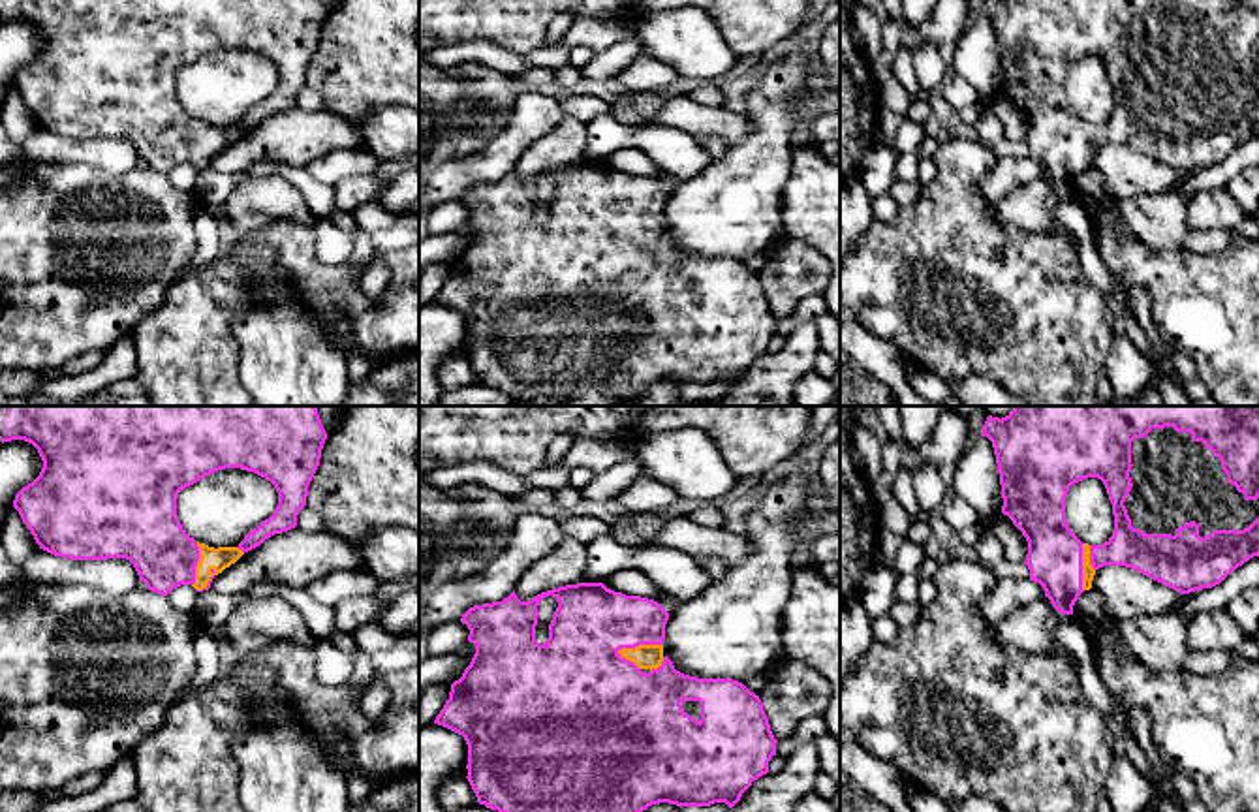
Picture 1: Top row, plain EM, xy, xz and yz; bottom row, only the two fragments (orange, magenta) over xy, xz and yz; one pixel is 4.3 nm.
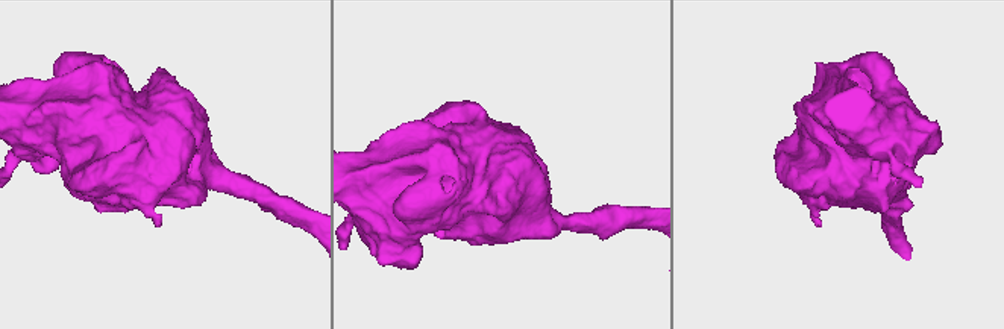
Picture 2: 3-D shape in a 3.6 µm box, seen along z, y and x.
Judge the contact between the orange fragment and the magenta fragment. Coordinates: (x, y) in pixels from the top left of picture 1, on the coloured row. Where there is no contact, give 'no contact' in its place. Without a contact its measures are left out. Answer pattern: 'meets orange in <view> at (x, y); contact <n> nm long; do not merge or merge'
meets orange in xz at (639, 645); contact 200 nm long; merge

